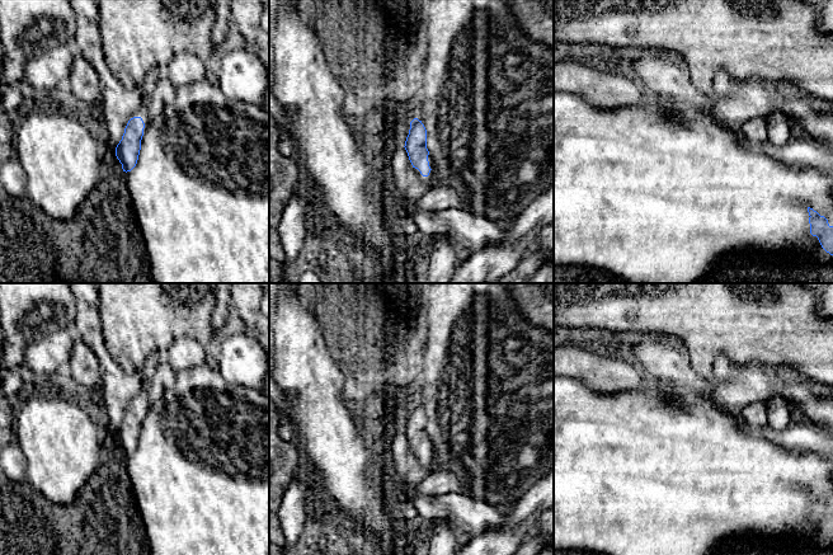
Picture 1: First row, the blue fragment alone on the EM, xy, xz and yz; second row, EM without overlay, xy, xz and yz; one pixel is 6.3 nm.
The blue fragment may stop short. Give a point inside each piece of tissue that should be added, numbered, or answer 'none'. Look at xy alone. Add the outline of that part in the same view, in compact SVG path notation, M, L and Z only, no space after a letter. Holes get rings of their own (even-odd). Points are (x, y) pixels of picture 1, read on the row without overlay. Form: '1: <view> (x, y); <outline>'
1: xy (142, 396); M142 384L142 387L140 390L140 392L136 395L136 398L132 400L133 401L141 401L143 408L145 408L145 413L143 413L143 418L146 417L149 409L150 409L150 400L149 400L149 384Z

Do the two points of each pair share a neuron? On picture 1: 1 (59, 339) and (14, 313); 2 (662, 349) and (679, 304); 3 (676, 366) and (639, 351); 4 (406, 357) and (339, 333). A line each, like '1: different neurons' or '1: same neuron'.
1: different neurons
2: different neurons
3: same neuron
4: same neuron

